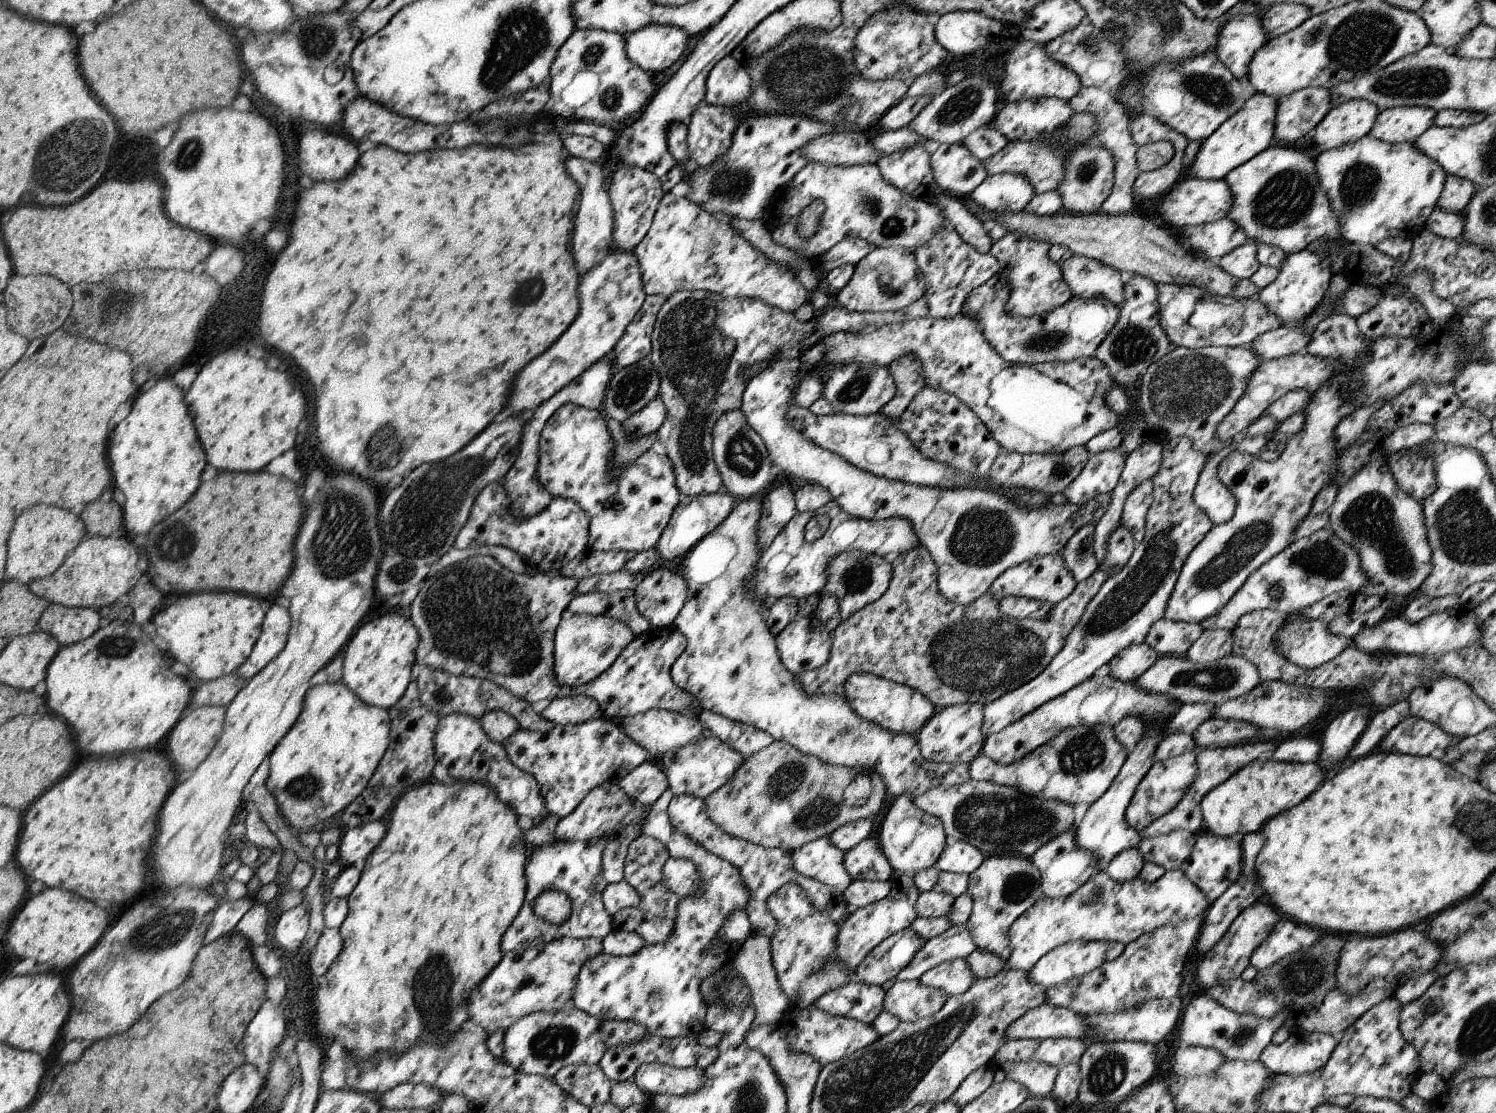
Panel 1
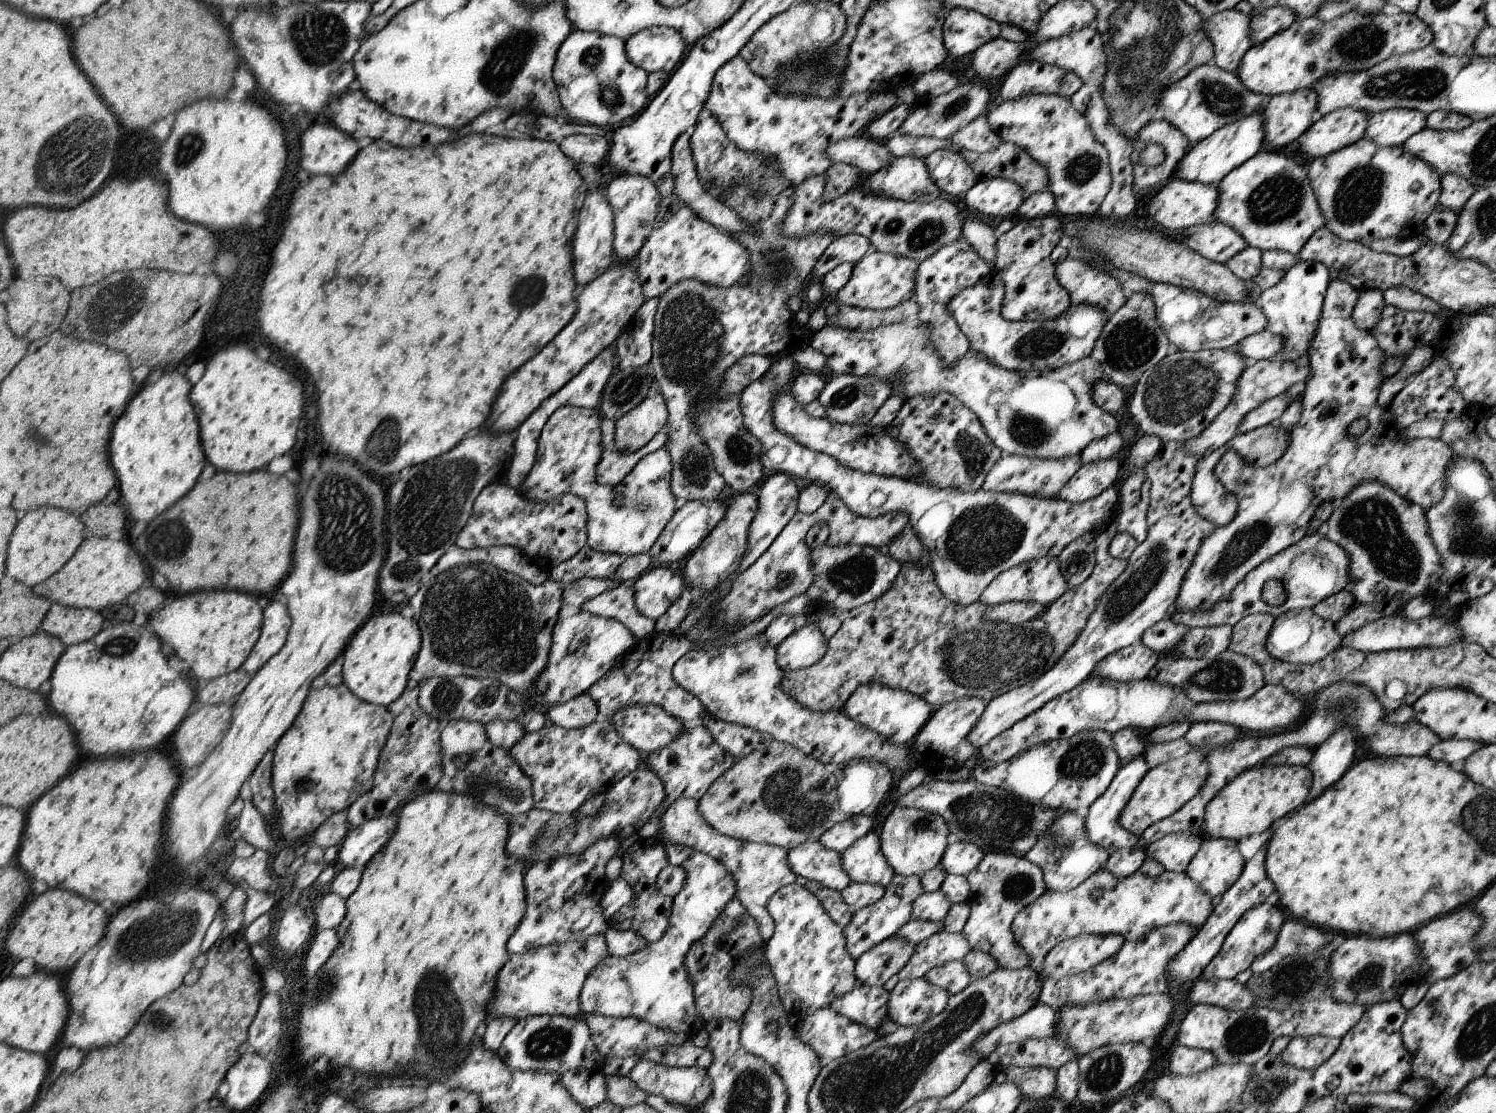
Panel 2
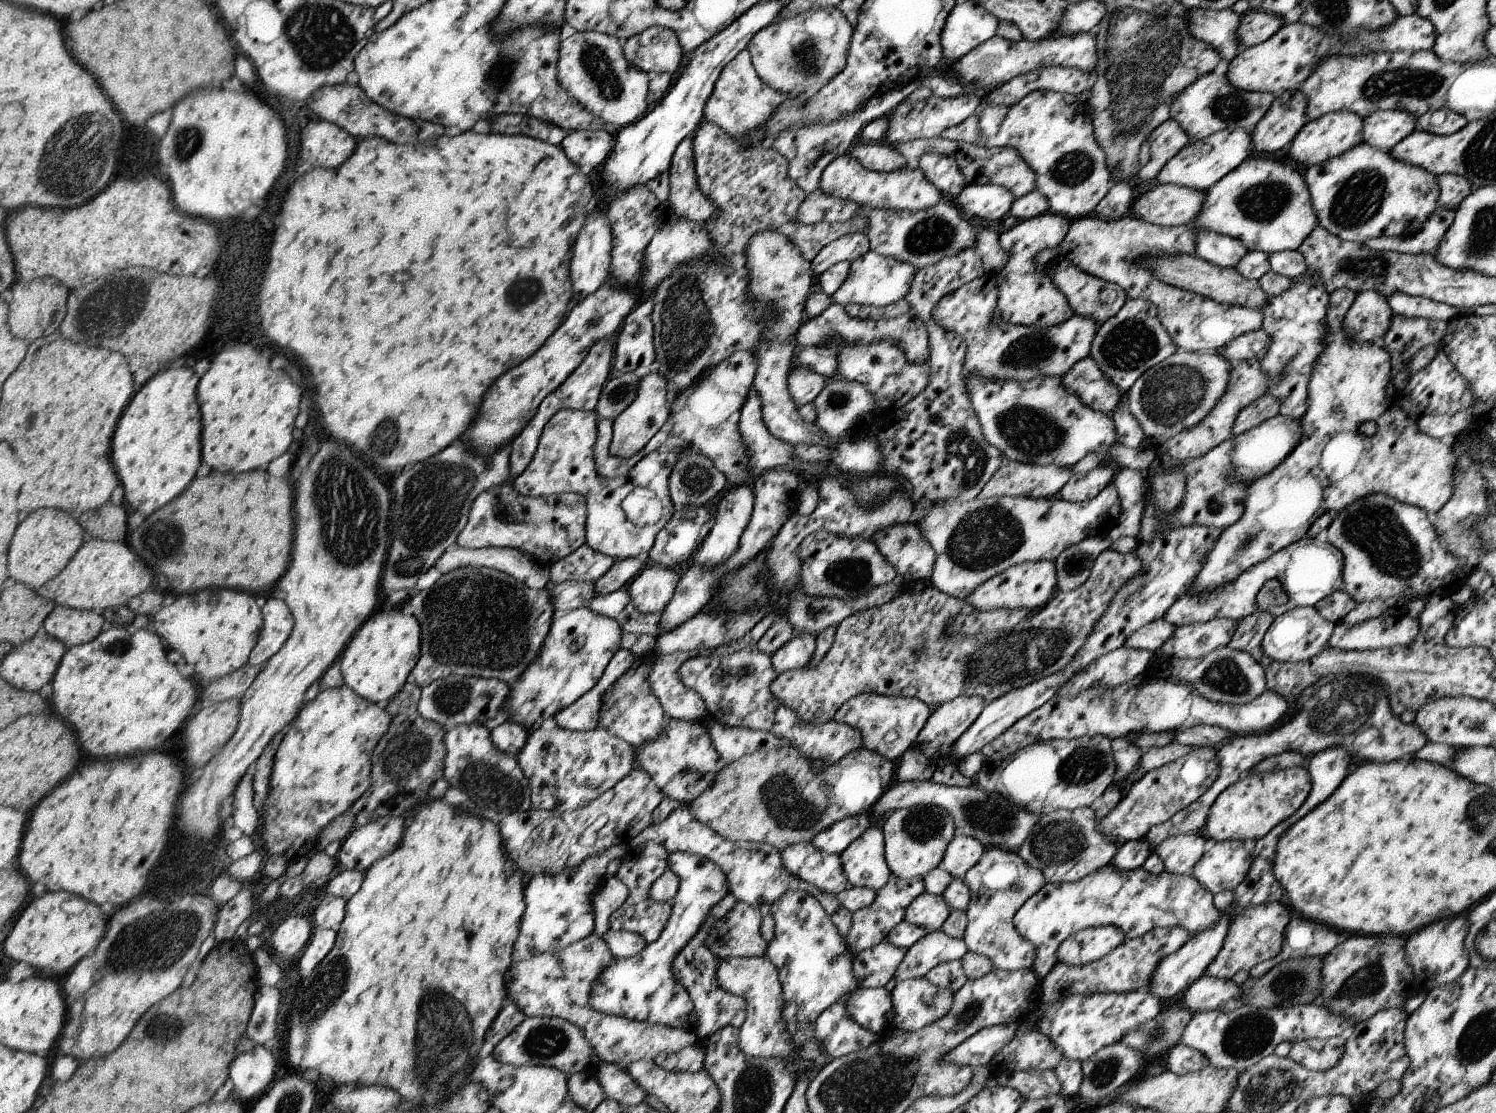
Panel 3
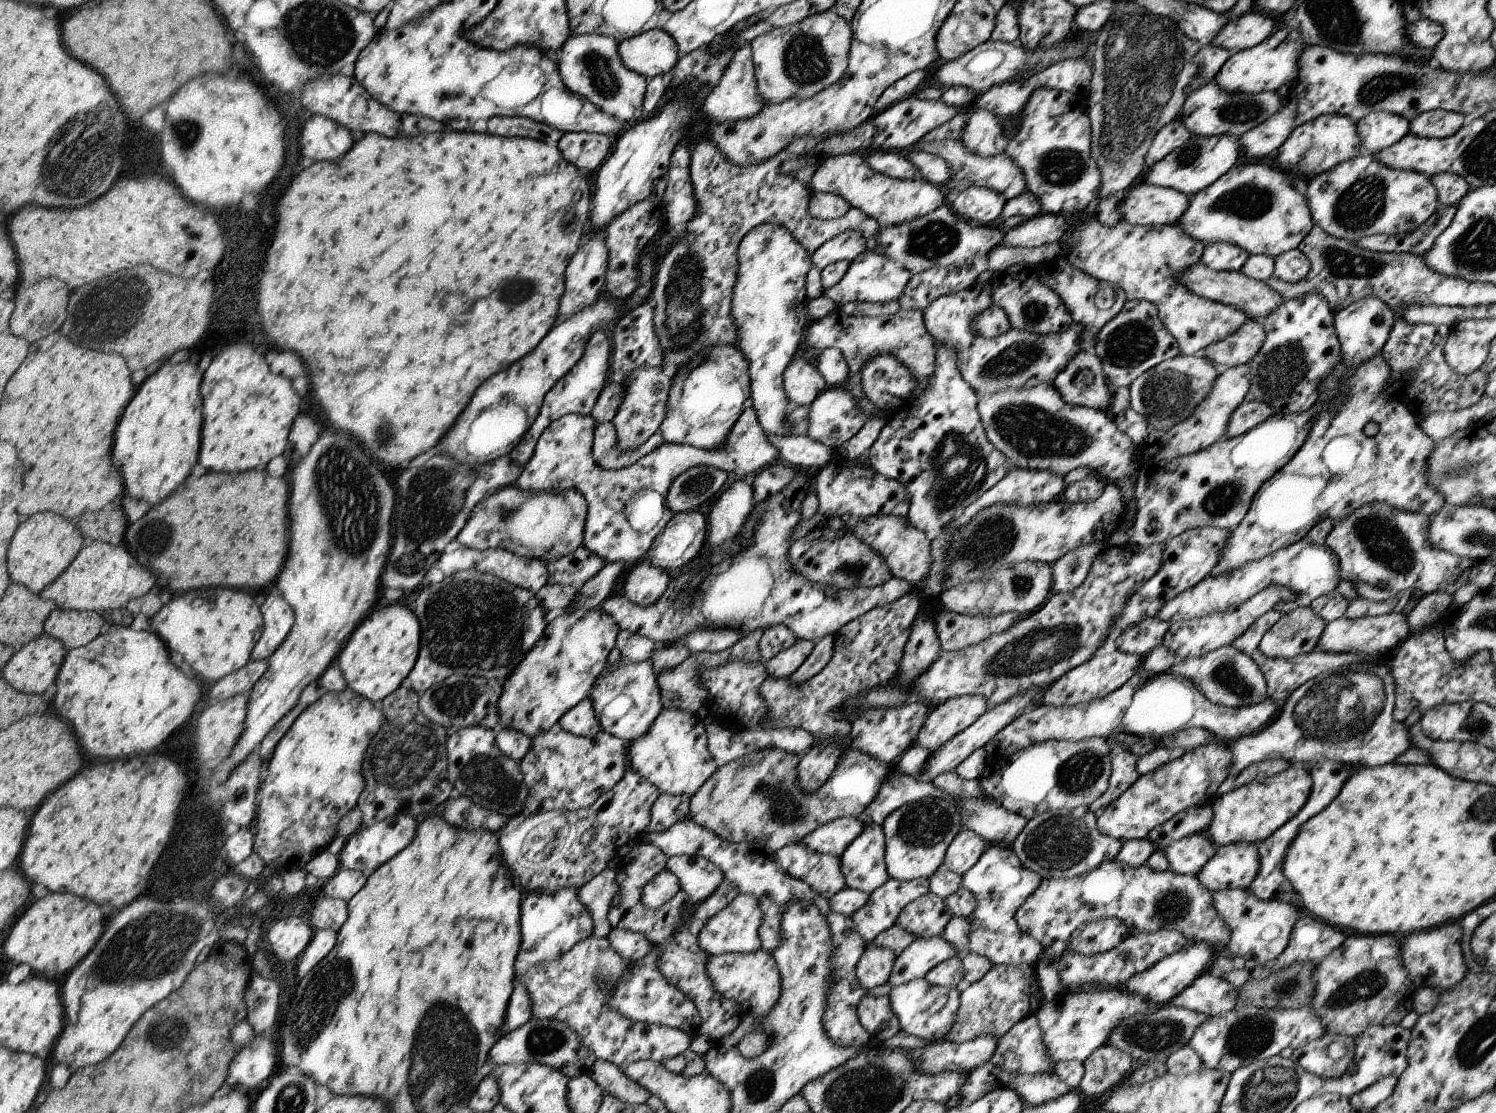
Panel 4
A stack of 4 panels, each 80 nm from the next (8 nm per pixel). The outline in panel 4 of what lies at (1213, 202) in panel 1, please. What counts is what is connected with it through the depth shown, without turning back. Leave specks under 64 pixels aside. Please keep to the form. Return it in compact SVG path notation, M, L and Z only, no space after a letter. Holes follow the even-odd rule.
M1138 184L1121 196L1119 213L1122 221L1138 226L1174 225L1185 213L1191 196L1170 187Z

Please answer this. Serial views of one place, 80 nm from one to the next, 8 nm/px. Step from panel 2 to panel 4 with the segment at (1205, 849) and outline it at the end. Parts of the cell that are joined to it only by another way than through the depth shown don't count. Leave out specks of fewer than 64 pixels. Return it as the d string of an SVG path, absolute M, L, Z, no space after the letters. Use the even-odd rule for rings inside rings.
M1245 842L1232 843L1223 847L1216 847L1216 850L1216 854L1197 874L1204 888L1207 888L1212 893L1216 893L1218 890L1226 890L1226 888L1248 889L1259 871L1259 844Z

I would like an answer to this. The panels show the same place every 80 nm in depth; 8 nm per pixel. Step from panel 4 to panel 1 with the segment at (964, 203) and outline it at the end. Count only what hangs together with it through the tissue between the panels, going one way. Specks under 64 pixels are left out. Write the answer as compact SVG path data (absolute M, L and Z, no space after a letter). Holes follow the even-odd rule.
M1002 173L988 175L969 195L988 212L1020 213L1024 212L1035 192L1022 175Z

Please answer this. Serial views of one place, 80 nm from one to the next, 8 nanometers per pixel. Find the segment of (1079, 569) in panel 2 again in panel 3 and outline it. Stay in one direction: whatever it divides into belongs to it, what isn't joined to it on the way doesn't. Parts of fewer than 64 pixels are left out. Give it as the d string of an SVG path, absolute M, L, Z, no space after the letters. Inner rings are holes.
M1090 537L1061 552L1055 560L1058 590L1068 592L1082 586L1092 572L1094 561L1106 548L1107 541Z

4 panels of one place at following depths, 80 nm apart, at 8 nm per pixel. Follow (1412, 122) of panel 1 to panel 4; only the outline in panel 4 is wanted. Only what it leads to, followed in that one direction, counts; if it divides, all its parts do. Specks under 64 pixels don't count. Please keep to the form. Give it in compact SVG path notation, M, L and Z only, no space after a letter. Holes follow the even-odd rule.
M1374 111L1356 123L1363 151L1379 153L1409 133L1410 121L1388 111Z

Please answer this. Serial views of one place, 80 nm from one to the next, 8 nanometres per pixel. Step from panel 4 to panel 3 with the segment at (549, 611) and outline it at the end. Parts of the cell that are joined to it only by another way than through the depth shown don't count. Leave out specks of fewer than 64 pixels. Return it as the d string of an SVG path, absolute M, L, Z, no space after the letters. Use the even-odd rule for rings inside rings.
M562 581L560 584L550 584L546 588L551 588L549 597L553 602L554 616L558 616L566 610L587 606L594 598L593 583L591 582Z

